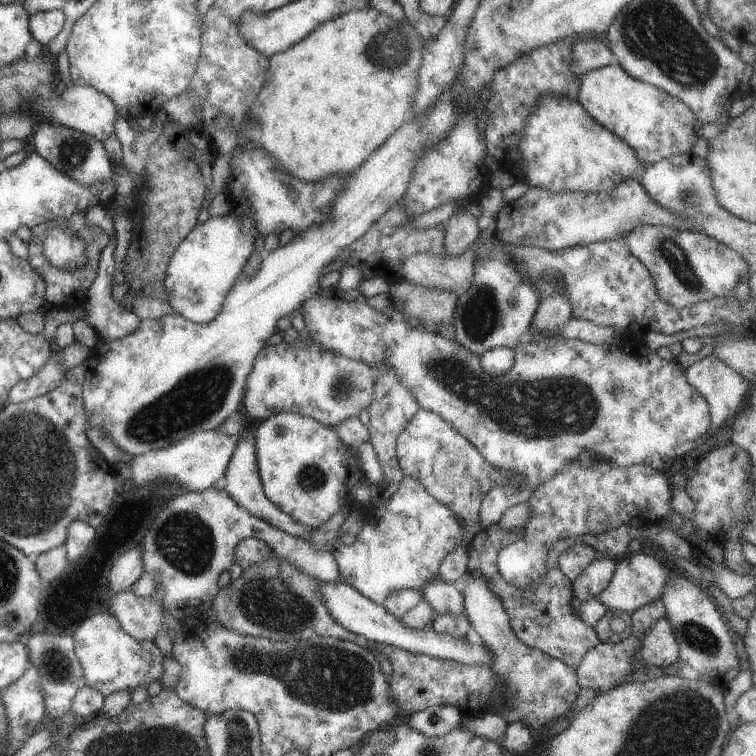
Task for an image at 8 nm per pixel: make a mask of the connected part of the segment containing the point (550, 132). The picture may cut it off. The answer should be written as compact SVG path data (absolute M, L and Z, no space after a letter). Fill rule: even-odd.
M546 95L539 99L517 147L522 154L526 184L553 193L610 191L628 177L639 180L646 168L633 148L592 119L577 100L565 97Z

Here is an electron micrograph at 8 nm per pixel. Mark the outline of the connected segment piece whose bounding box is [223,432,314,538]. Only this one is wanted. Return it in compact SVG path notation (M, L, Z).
M255 432L248 433L239 438L236 450L231 456L228 468L223 474L226 477L225 489L229 495L247 511L250 511L254 516L269 522L273 527L283 530L292 536L306 537L309 532L314 529L309 529L305 524L297 523L294 519L290 518L285 512L282 512L278 507L275 507L263 491L263 484L259 475L257 452L255 447Z

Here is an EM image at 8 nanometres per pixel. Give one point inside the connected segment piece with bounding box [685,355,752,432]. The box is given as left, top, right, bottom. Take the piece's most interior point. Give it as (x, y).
(725, 389)

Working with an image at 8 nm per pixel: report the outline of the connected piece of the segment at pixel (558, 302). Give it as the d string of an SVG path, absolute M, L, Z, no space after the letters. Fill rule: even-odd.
M552 295L539 302L531 326L540 333L554 333L571 316L571 306L567 298Z

